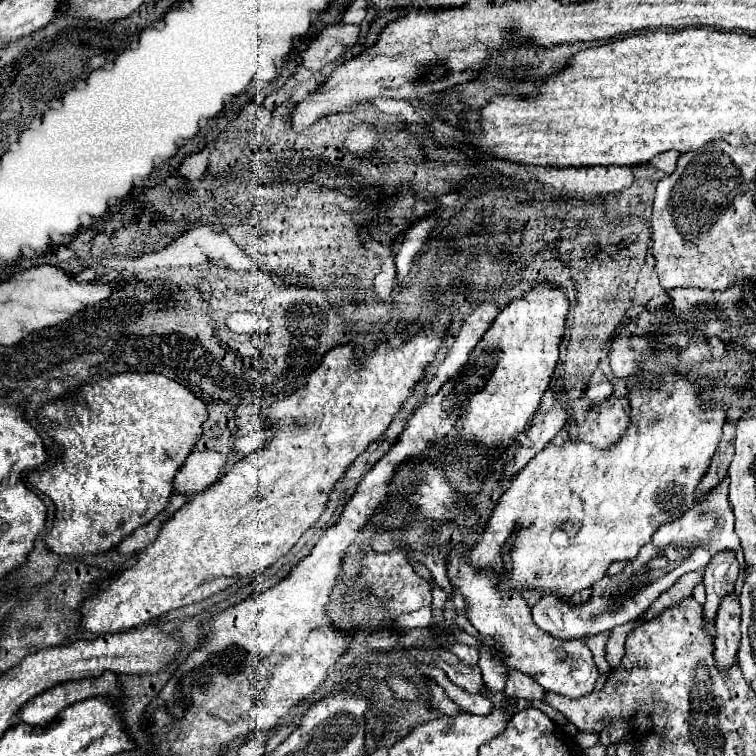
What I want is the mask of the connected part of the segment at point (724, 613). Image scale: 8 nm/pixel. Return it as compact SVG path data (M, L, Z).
M733 594L723 598L723 604L719 606L717 612L717 638L715 638L715 662L721 670L729 670L735 664L737 650L739 650L739 620L741 618L741 608L739 600Z

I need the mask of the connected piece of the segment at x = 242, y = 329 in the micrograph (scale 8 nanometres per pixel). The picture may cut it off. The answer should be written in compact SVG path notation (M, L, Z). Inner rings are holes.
M235 312L227 318L227 326L237 332L237 334L257 334L267 330L263 316L261 314L251 314L251 312Z

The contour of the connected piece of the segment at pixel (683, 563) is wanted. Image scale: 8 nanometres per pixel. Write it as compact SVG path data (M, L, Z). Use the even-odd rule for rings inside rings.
M727 478L711 490L703 502L697 502L695 508L687 510L679 520L673 520L671 524L663 524L659 532L651 538L649 544L645 544L635 556L635 560L629 560L627 566L615 574L615 578L605 576L599 580L599 584L593 586L593 598L589 604L581 604L571 608L569 604L559 604L555 600L537 598L531 604L531 618L533 624L543 628L545 632L557 636L557 638L583 638L593 636L603 630L611 630L619 624L631 622L635 616L643 614L653 600L671 588L683 574L701 570L709 564L709 560L725 548L733 548L739 562L739 576L737 578L736 594L740 595L740 585L744 584L743 568L745 559L743 549L740 546L740 539L735 536L735 518L729 508L729 492L727 492Z

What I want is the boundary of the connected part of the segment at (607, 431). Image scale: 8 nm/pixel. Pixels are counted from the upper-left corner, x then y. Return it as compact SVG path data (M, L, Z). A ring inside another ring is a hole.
M605 402L591 408L581 426L571 426L571 436L575 432L583 442L593 444L599 450L607 450L619 442L619 438L631 426L631 414L623 408L621 402Z

